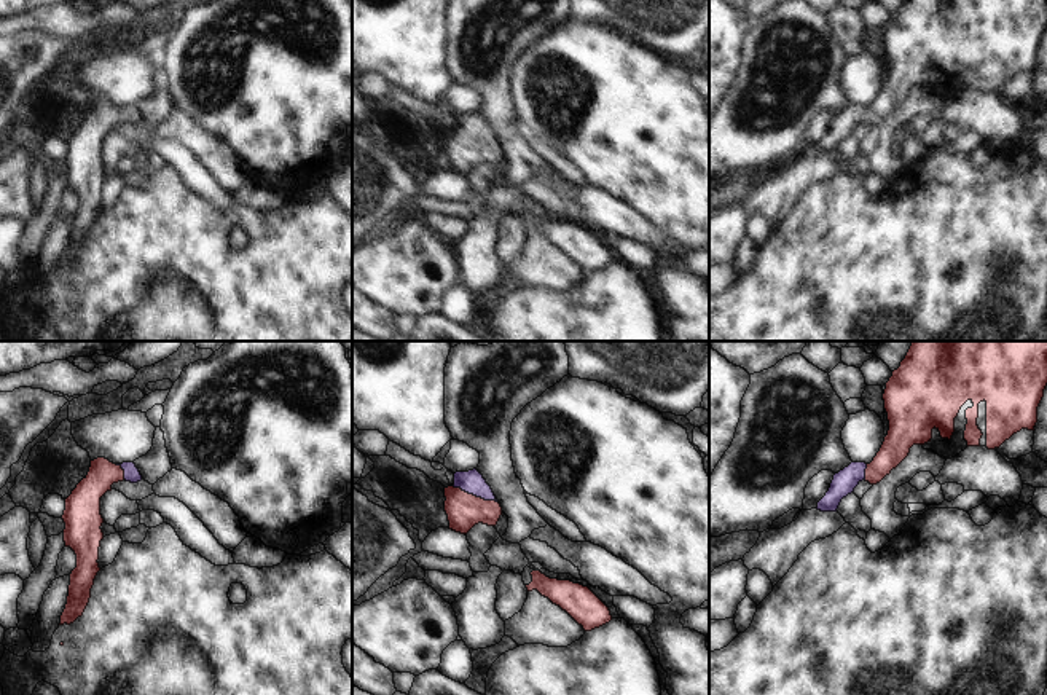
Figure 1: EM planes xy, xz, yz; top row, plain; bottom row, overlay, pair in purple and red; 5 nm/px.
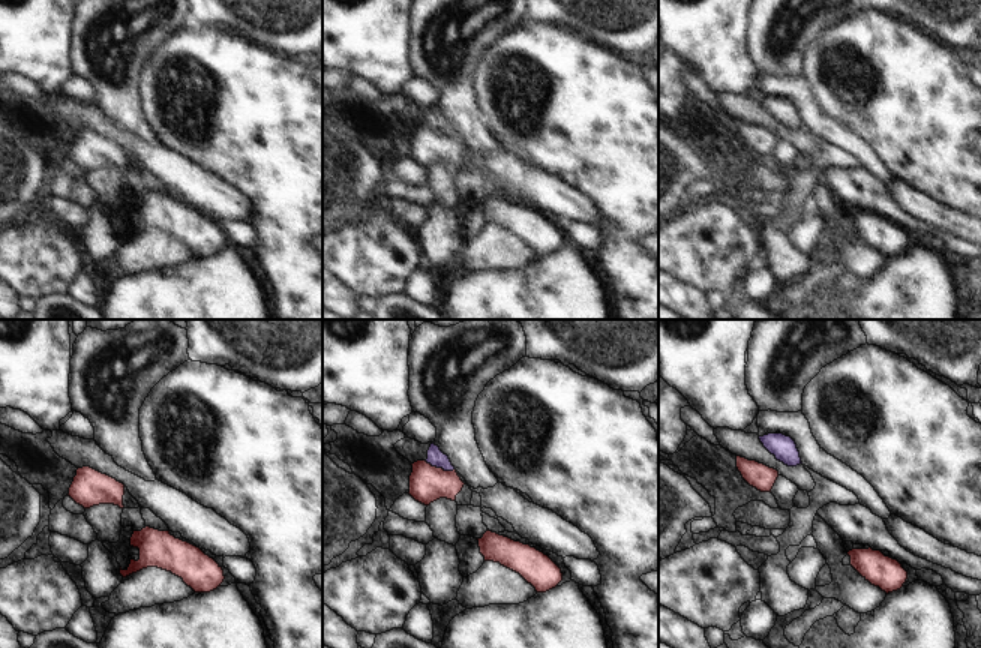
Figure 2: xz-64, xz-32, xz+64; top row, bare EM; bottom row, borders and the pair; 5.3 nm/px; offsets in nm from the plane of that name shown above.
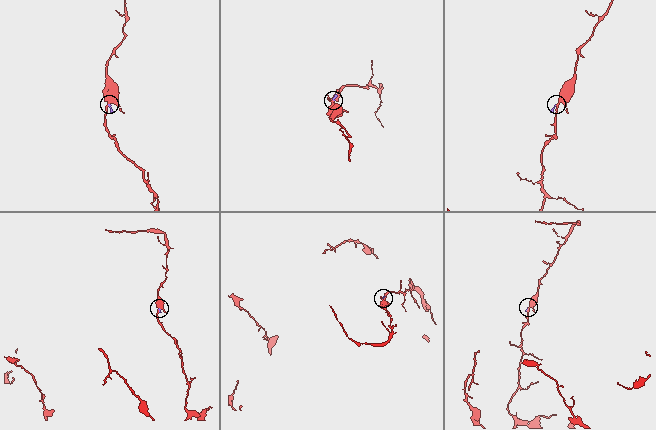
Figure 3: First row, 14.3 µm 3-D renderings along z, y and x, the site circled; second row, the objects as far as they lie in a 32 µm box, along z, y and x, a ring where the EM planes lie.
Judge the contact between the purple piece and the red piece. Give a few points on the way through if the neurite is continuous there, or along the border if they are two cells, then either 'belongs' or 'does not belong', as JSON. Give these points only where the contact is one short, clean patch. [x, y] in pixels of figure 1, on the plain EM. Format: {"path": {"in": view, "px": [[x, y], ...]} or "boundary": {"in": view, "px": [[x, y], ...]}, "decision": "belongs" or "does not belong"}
{"path": {"in": "xz", "px": [[472, 125], [475, 137], [464, 153]]}, "decision": "belongs"}

